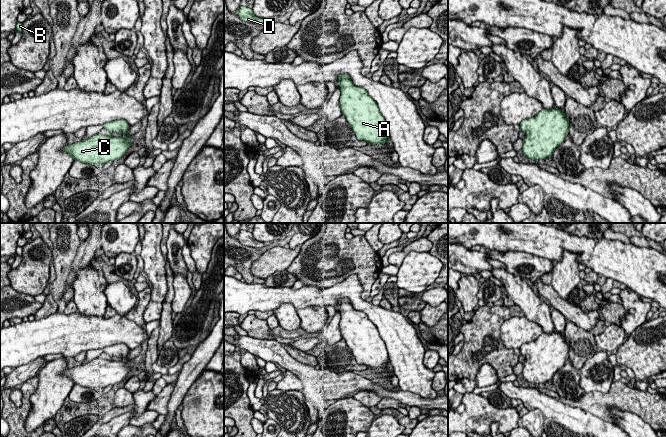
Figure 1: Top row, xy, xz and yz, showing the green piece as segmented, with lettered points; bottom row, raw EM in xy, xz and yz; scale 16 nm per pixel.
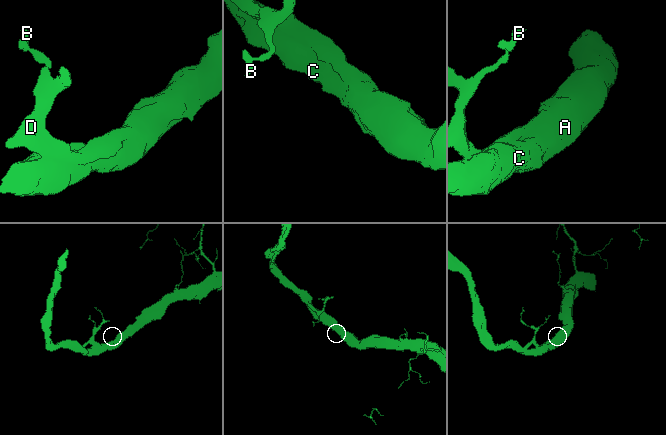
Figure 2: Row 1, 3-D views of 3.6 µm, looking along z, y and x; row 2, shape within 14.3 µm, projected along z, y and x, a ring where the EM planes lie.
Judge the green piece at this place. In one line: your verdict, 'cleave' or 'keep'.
keep

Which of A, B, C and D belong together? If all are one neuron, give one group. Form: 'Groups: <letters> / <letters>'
Groups: A B C D

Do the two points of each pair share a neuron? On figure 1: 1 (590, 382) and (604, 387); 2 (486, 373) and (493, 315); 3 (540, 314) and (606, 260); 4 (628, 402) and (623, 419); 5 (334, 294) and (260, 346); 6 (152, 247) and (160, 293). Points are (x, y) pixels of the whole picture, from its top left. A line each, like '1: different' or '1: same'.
1: same
2: different
3: different
4: different
5: different
6: same

